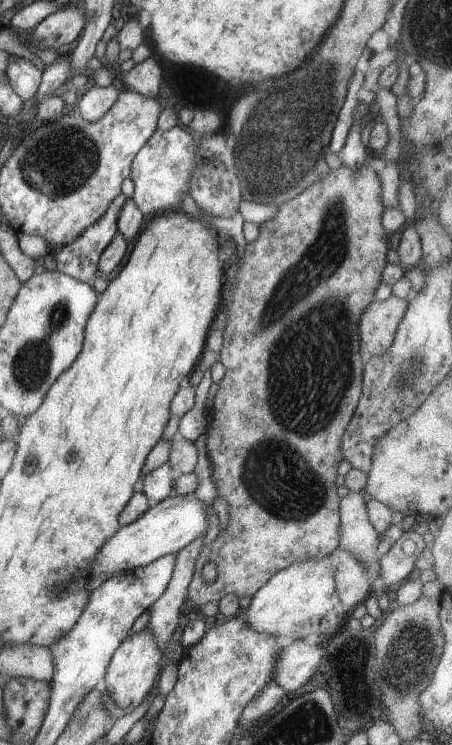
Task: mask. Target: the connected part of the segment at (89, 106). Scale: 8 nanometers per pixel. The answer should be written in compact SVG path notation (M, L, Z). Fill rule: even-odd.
M114 85L91 87L74 107L86 121L97 121L105 112L108 112L120 96L120 91Z

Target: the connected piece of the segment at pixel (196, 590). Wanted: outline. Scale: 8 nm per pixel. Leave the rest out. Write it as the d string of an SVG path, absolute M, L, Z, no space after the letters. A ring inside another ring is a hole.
M367 162L358 168L342 164L340 168L332 169L323 179L311 184L298 196L277 206L277 213L259 226L256 240L246 243L242 266L239 267L235 259L230 262L229 281L219 318L220 325L225 329L219 360L225 366L225 375L218 382L218 391L213 398L212 420L206 438L207 456L211 460L211 482L216 489L217 497L226 502L230 518L226 528L221 529L215 540L201 546L195 560L194 576L190 581L187 596L196 605L218 602L226 594L252 598L277 572L307 558L333 557L332 552L339 547L341 498L338 497L335 480L338 465L344 459L341 445L343 434L350 424L354 408L362 394L365 361L360 350L358 323L364 309L375 299L374 293L382 282L382 271L386 266L386 254L390 248L388 232L382 224L385 207L381 196L380 178ZM208 562L216 564L217 576L214 582L206 582L202 577L202 569Z

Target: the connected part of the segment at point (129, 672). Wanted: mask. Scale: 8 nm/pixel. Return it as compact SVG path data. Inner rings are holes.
M148 628L136 634L128 635L119 644L107 664L105 674L105 692L118 708L129 712L132 708L136 708L152 692L154 682L158 680L158 674L162 670L162 664L160 664L162 654L164 654L163 647L157 643L153 632Z

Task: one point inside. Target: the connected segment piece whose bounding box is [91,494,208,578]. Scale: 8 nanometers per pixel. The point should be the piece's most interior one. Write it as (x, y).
(164, 529)

